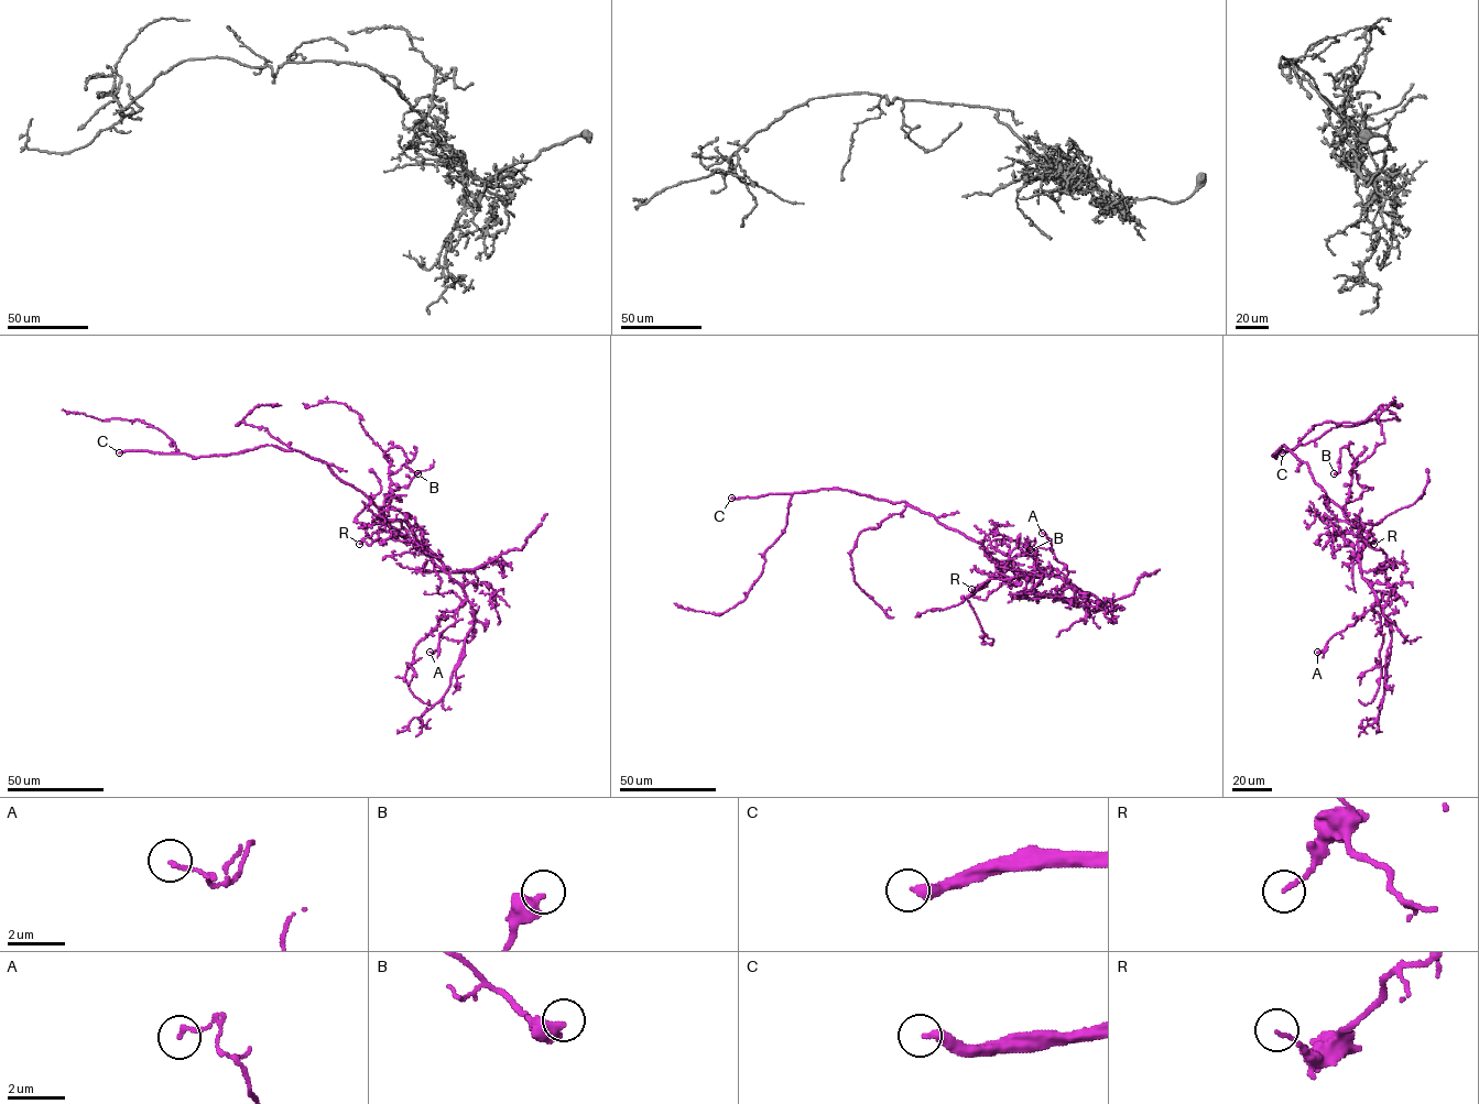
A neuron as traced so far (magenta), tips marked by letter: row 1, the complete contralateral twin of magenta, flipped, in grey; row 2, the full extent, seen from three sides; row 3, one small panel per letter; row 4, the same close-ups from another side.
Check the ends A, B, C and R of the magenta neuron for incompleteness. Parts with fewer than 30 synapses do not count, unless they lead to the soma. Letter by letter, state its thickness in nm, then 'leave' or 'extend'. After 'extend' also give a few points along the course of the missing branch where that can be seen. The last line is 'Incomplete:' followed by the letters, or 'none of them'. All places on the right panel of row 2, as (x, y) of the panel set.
A: 140 nm thick; leave
B: 460 nm thick; leave
C: 340 nm thick; extend; missing branch runs (1282, 452), (1327, 504), (1361, 532), (1389, 577), (1409, 578), (1414, 574), (1416, 561)
R: 130 nm thick; leave
Incomplete: C

